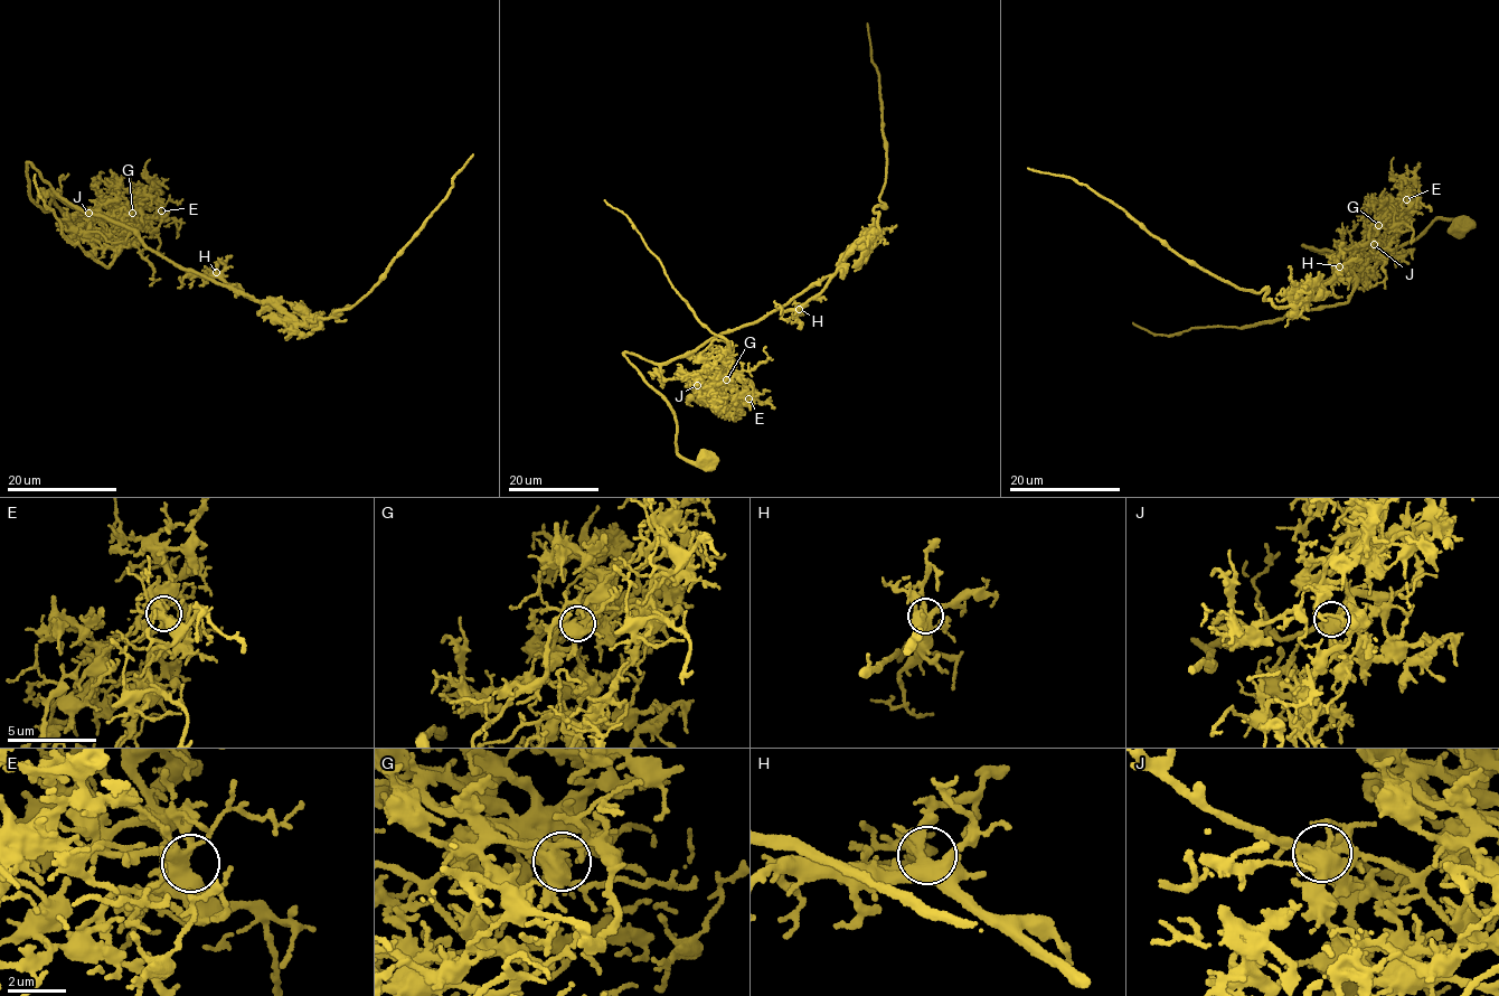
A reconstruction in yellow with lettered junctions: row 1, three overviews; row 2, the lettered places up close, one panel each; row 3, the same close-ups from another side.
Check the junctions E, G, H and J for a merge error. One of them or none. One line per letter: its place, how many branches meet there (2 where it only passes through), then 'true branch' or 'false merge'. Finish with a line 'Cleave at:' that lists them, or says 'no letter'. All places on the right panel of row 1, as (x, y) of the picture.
E: (1406, 199) | 4 | true branch
G: (1378, 225) | 5 | true branch
H: (1339, 266) | 6 | true branch
J: (1374, 244) | 6 | false merge
Cleave at: J

